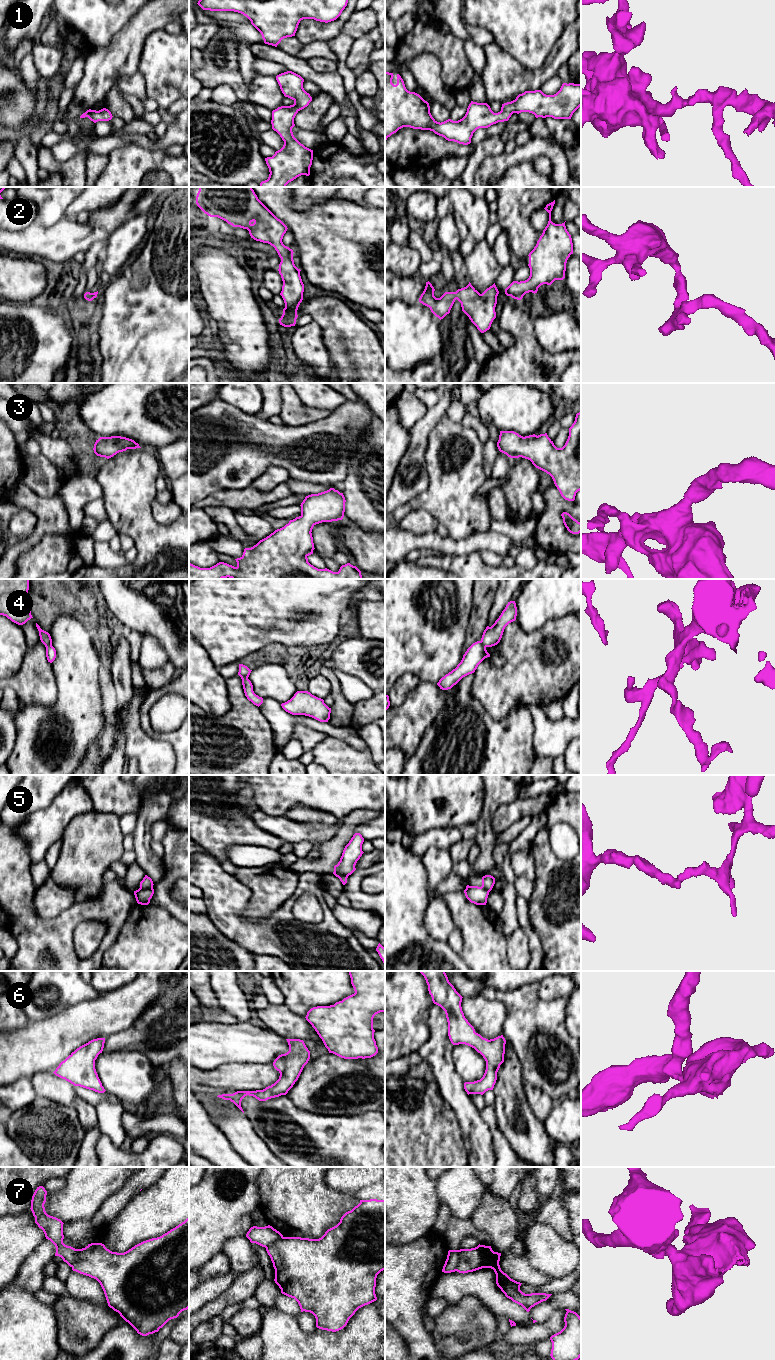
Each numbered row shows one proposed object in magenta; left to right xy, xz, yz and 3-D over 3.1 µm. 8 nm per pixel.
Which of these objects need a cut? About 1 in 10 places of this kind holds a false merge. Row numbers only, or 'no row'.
4, 5, 7

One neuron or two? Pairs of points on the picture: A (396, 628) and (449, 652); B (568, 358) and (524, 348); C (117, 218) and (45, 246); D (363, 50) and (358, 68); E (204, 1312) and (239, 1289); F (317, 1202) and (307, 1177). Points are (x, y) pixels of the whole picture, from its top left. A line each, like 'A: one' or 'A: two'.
A: one
B: one
C: one
D: one
E: one
F: one

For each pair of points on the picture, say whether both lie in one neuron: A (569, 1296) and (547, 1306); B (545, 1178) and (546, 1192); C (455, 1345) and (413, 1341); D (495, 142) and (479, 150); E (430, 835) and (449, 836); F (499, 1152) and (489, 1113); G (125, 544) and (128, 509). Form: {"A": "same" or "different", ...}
{"A": "same", "B": "same", "C": "different", "D": "same", "E": "same", "F": "same", "G": "different"}

